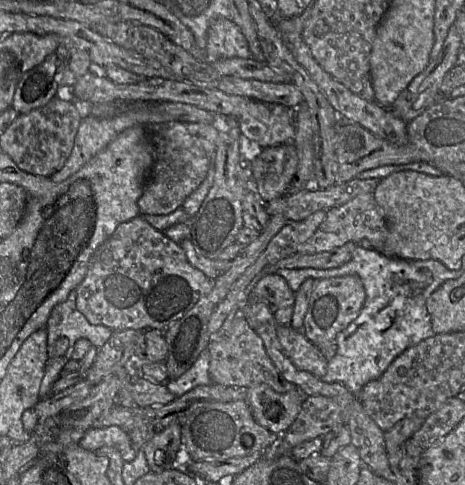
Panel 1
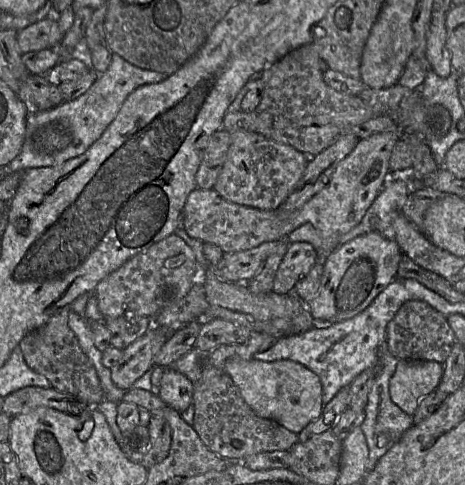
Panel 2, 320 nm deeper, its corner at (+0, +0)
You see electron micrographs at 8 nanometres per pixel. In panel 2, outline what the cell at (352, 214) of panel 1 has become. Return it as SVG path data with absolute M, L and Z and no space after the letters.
M290 243L277 269L272 291L277 294L294 293L296 283L308 274L316 262L317 252L311 244Z

